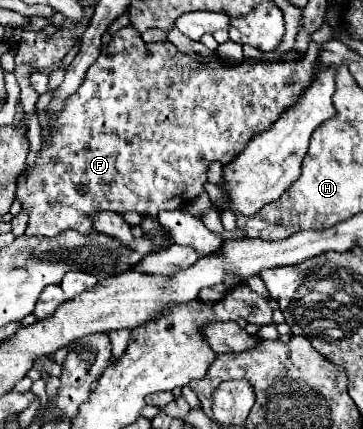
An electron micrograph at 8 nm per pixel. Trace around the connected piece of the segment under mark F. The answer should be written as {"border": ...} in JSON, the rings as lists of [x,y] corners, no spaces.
{"border":[[[323,23],[321,29],[311,35],[311,43],[307,55],[303,61],[287,61],[287,63],[241,63],[241,65],[225,65],[219,59],[211,59],[211,61],[201,61],[195,59],[191,55],[183,55],[177,51],[177,47],[173,43],[145,43],[141,39],[141,35],[137,33],[137,29],[133,29],[131,25],[119,29],[111,43],[107,47],[101,49],[97,61],[89,67],[89,73],[85,75],[85,81],[81,83],[81,87],[77,89],[77,93],[73,93],[67,101],[63,111],[59,113],[59,119],[55,123],[53,133],[49,133],[49,137],[43,139],[43,147],[39,151],[37,157],[37,165],[31,169],[29,175],[19,175],[17,177],[17,199],[21,201],[21,205],[25,209],[29,209],[29,225],[27,225],[27,235],[35,235],[35,237],[55,237],[65,229],[75,229],[79,233],[91,233],[91,221],[93,221],[93,213],[95,211],[117,211],[117,213],[125,213],[125,211],[135,211],[139,215],[157,215],[161,209],[179,209],[179,205],[195,199],[197,195],[203,193],[203,185],[207,183],[207,165],[211,161],[219,161],[219,163],[229,163],[233,161],[233,157],[237,157],[237,153],[241,153],[241,149],[245,149],[245,141],[249,141],[249,137],[253,137],[253,133],[261,133],[261,129],[269,129],[269,125],[273,125],[273,121],[277,121],[277,113],[281,113],[281,109],[285,109],[285,105],[293,105],[293,101],[297,101],[297,97],[303,93],[303,89],[311,83],[311,73],[313,73],[313,65],[319,54],[322,42],[325,40],[323,34],[329,34],[329,40],[333,38],[334,30],[327,23]]]}

